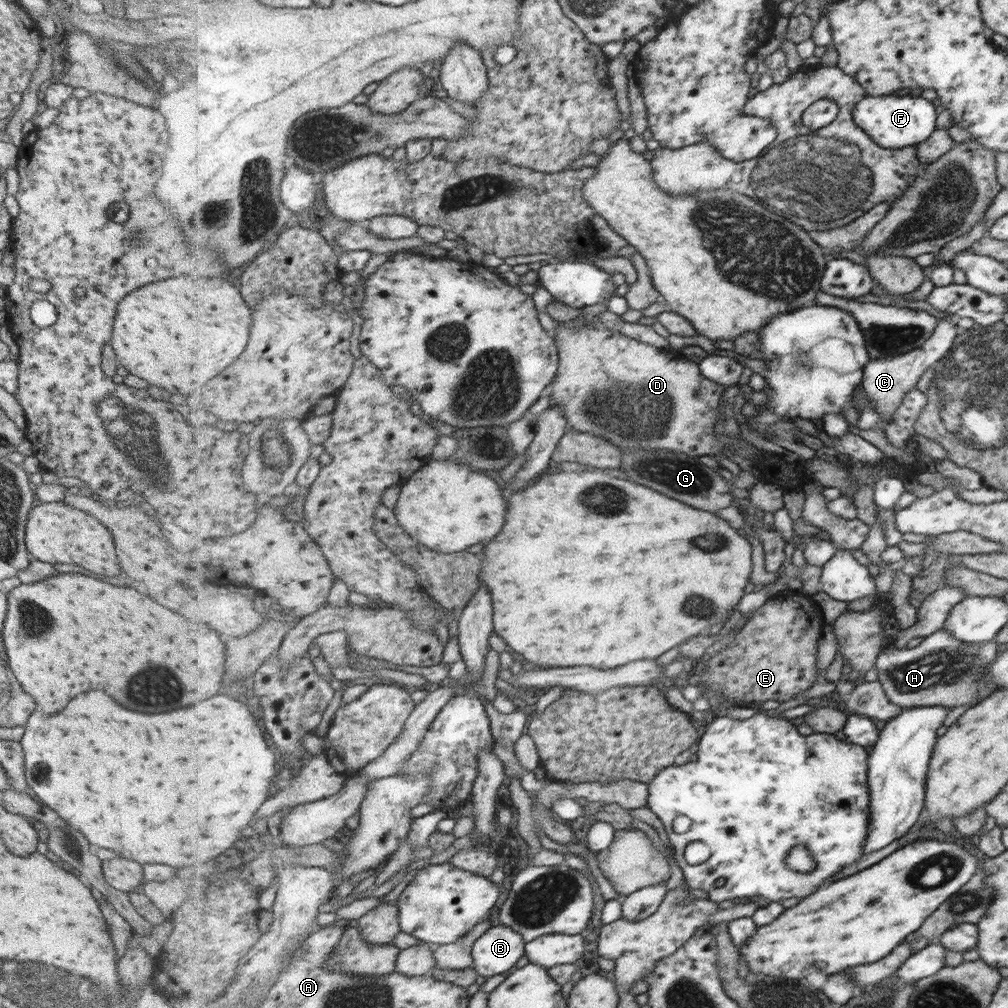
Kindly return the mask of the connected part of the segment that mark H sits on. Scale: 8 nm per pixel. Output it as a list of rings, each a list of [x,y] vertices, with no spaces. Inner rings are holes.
[[[941,628],[934,631],[929,636],[923,638],[915,648],[901,648],[887,646],[885,652],[881,652],[876,658],[877,679],[887,700],[897,706],[906,708],[915,707],[949,707],[963,706],[971,704],[977,698],[978,684],[982,681],[982,676],[986,673],[986,668],[993,664],[993,658],[997,656],[997,644],[987,640],[983,645],[965,645],[959,642],[952,634]]]

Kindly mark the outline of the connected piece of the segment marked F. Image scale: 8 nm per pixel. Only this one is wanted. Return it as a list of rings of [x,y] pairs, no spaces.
[[[892,93],[883,96],[865,95],[855,106],[853,118],[859,127],[877,145],[887,149],[901,149],[903,146],[923,142],[935,130],[935,110],[923,98],[909,98],[908,93]]]

